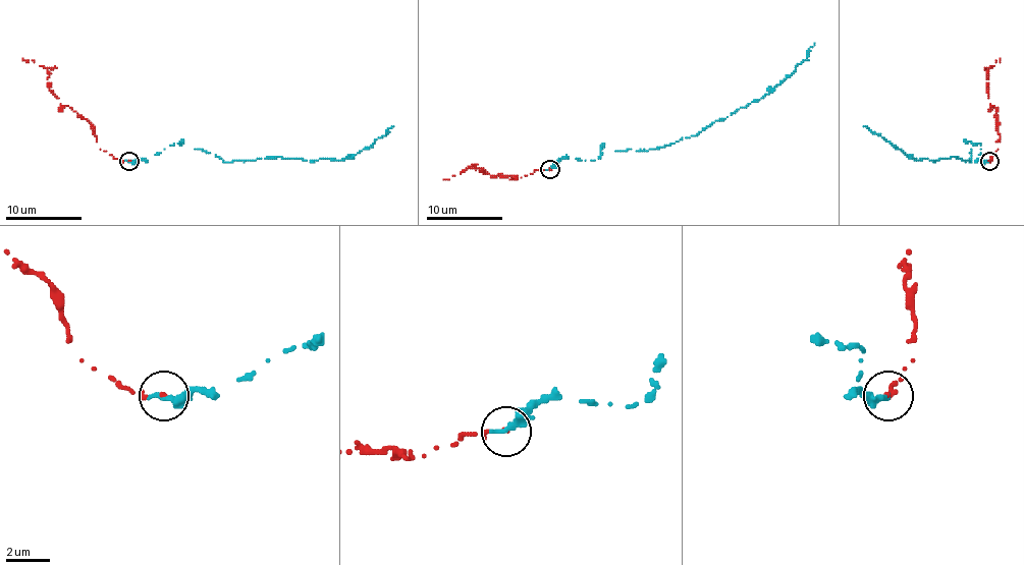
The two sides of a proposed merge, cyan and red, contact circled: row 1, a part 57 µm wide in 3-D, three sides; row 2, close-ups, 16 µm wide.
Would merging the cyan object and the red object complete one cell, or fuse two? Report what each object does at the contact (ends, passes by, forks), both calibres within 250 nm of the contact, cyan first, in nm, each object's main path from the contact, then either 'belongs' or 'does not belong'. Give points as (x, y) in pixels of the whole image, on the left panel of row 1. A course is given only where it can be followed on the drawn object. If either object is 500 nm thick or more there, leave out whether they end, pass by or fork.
cyan ends; red passes by; calibres 320 and 110 nm; course cyan (128, 160), (148, 160), (181, 142), (227, 162), (278, 157), (352, 158), (393, 126); course red (128, 160), (115, 158), (100, 149), (95, 126), (62, 105), (49, 89), (49, 71), (22, 58); belongs

